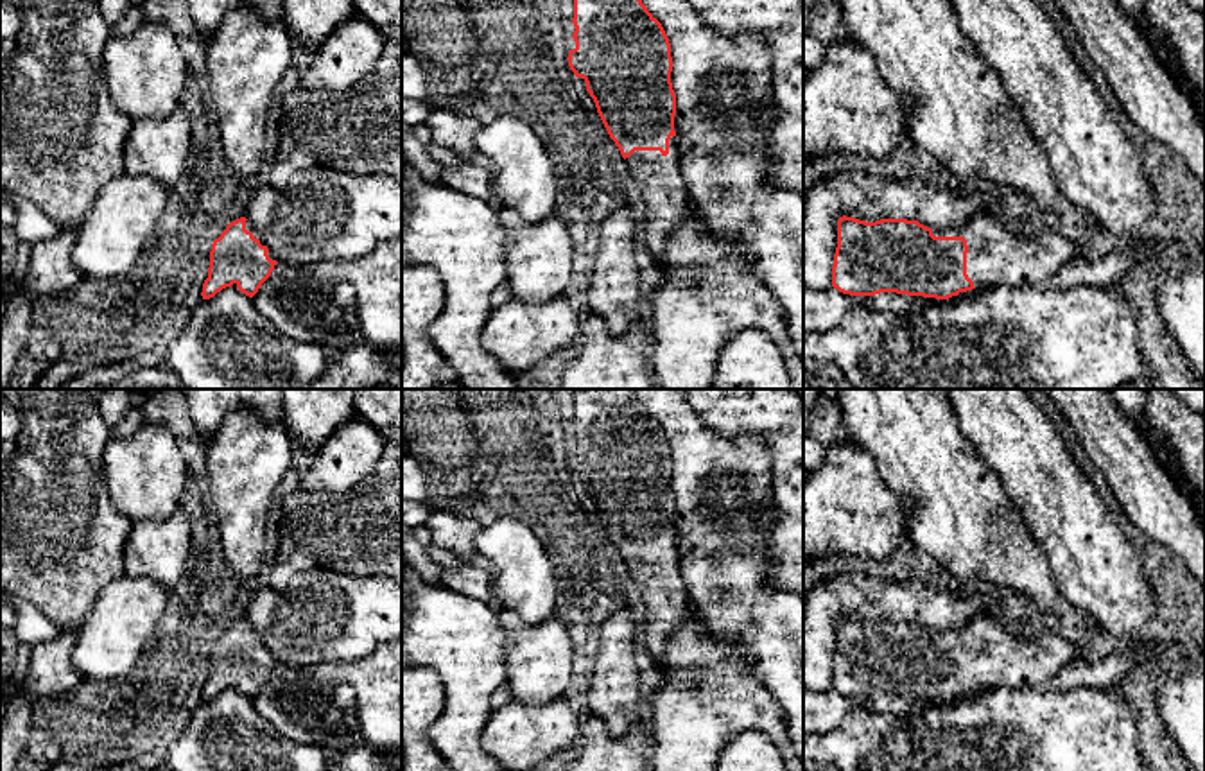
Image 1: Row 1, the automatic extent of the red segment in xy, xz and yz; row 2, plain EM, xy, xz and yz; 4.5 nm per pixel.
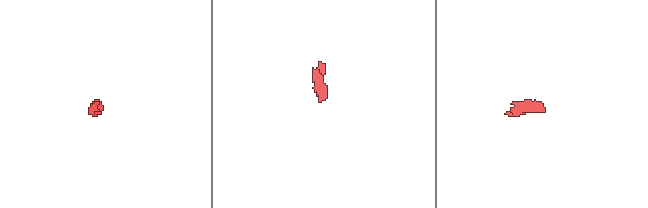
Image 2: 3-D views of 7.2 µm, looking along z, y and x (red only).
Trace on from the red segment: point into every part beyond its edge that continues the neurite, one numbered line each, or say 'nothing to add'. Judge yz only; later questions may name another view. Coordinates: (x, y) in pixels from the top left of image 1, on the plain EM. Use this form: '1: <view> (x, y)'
1: yz (1028, 657)

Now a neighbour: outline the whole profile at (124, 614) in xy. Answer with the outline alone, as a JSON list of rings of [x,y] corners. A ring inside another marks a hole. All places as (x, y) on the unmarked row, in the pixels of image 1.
[[[124,574],[106,585],[75,635],[72,656],[81,678],[104,683],[131,674],[167,602],[169,592],[145,577]]]

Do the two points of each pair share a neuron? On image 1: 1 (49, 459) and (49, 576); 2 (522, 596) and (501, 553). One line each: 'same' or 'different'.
1: same
2: same

